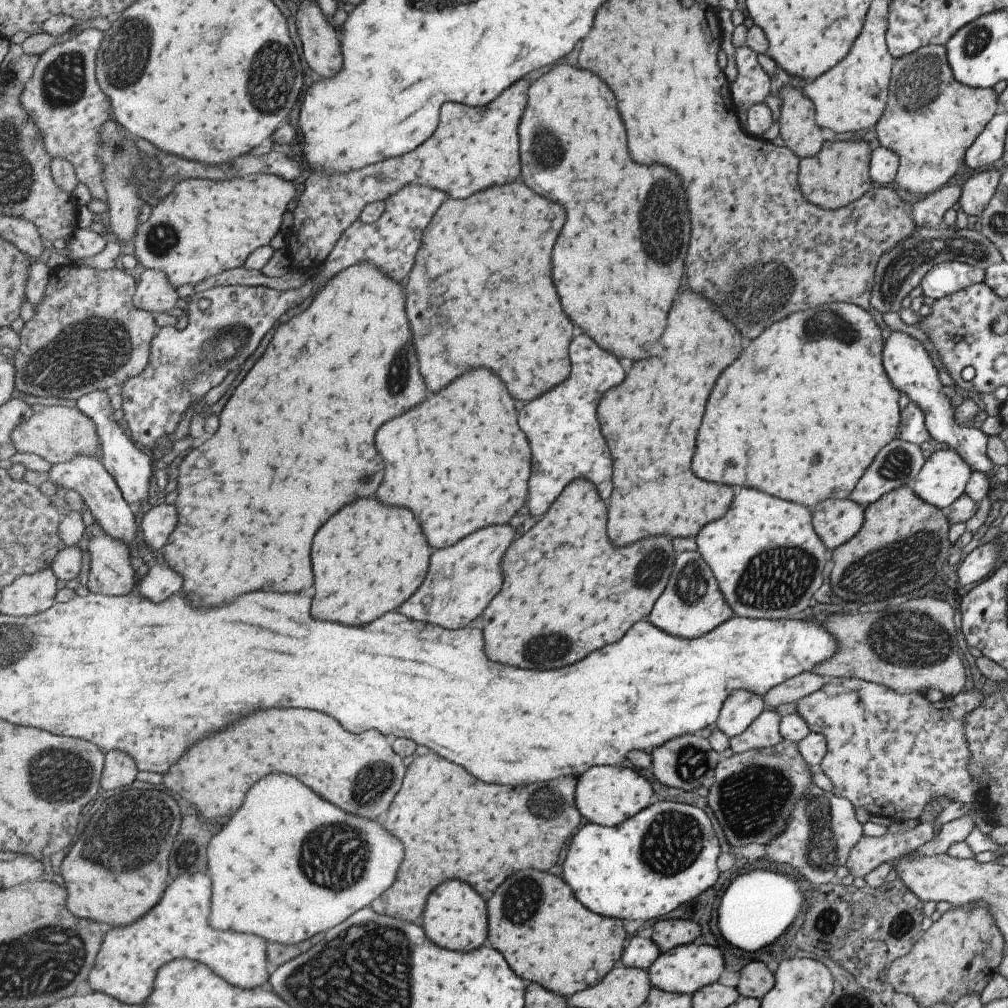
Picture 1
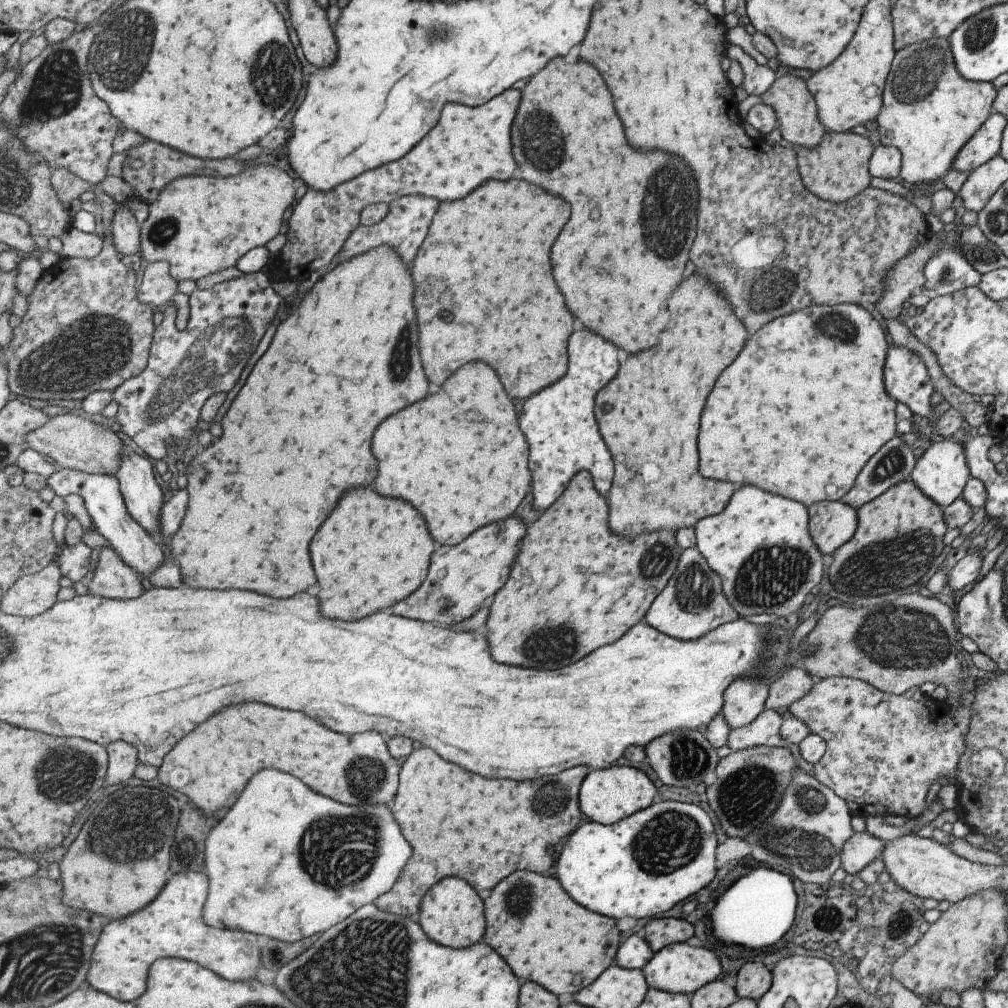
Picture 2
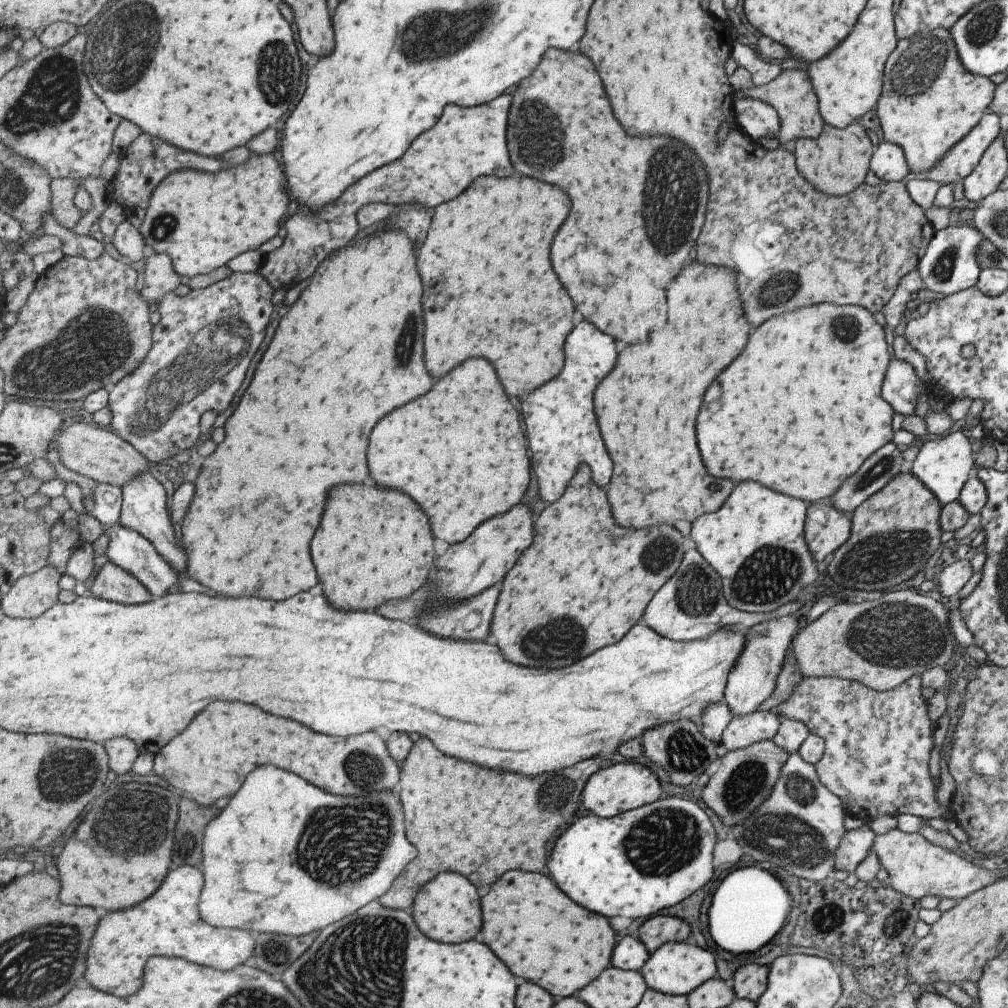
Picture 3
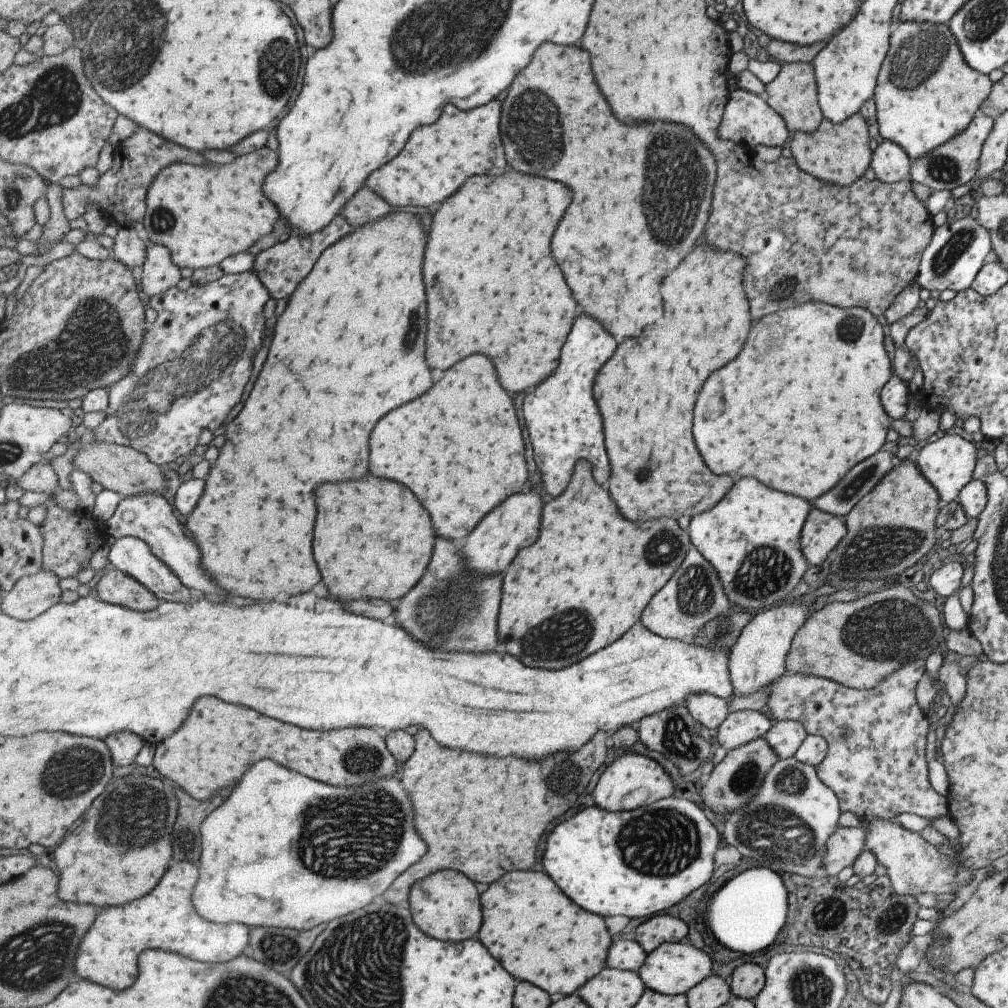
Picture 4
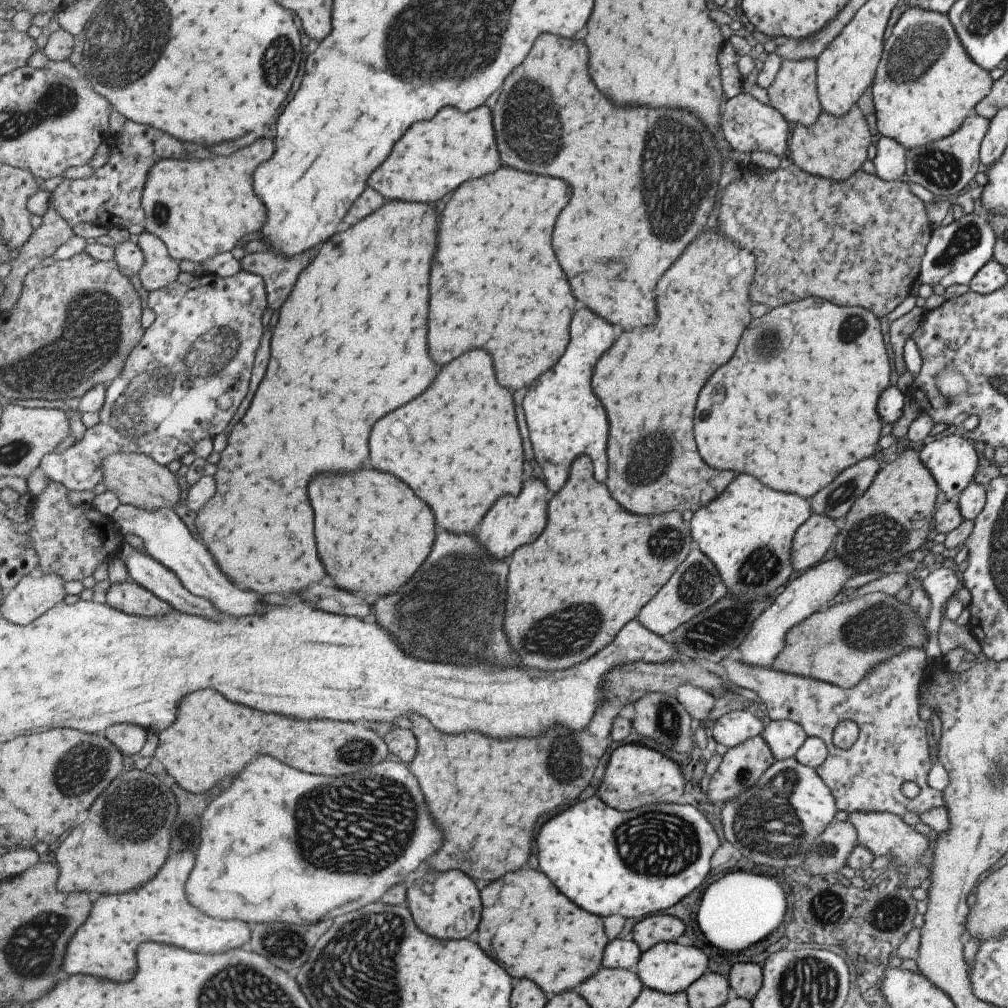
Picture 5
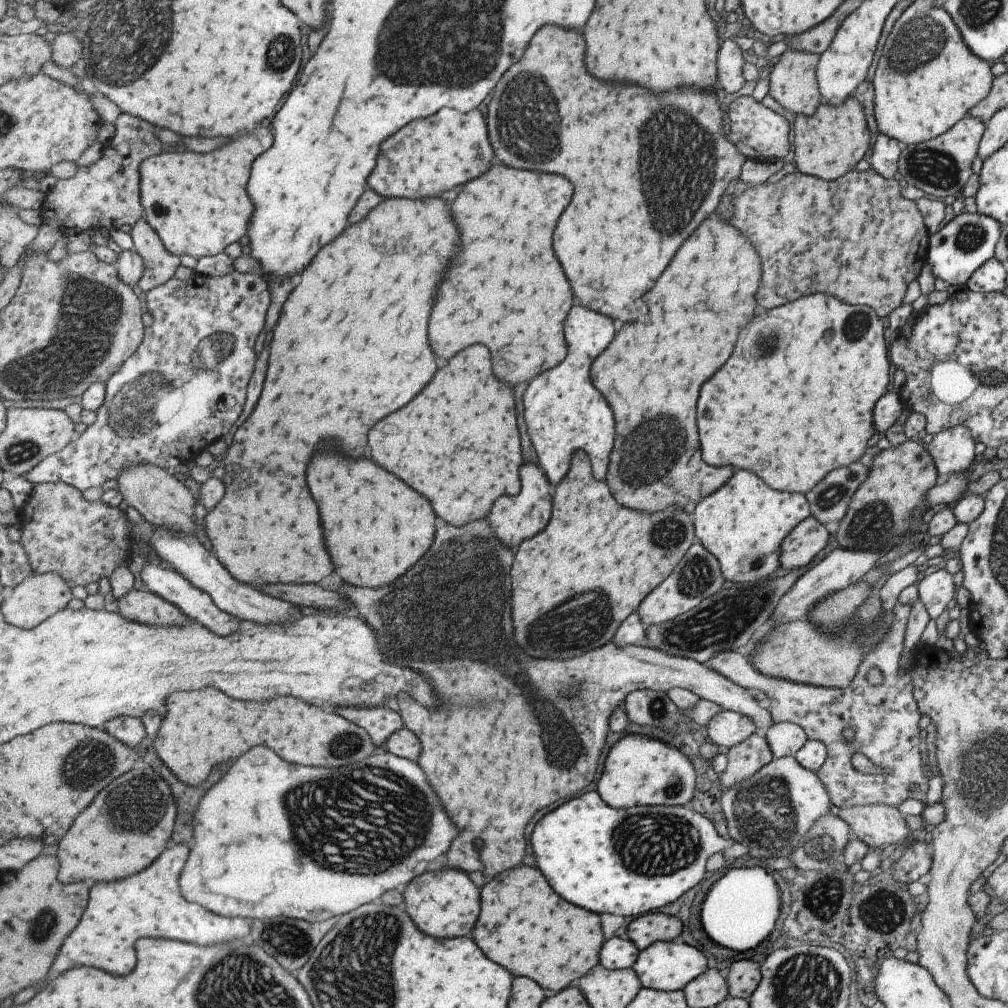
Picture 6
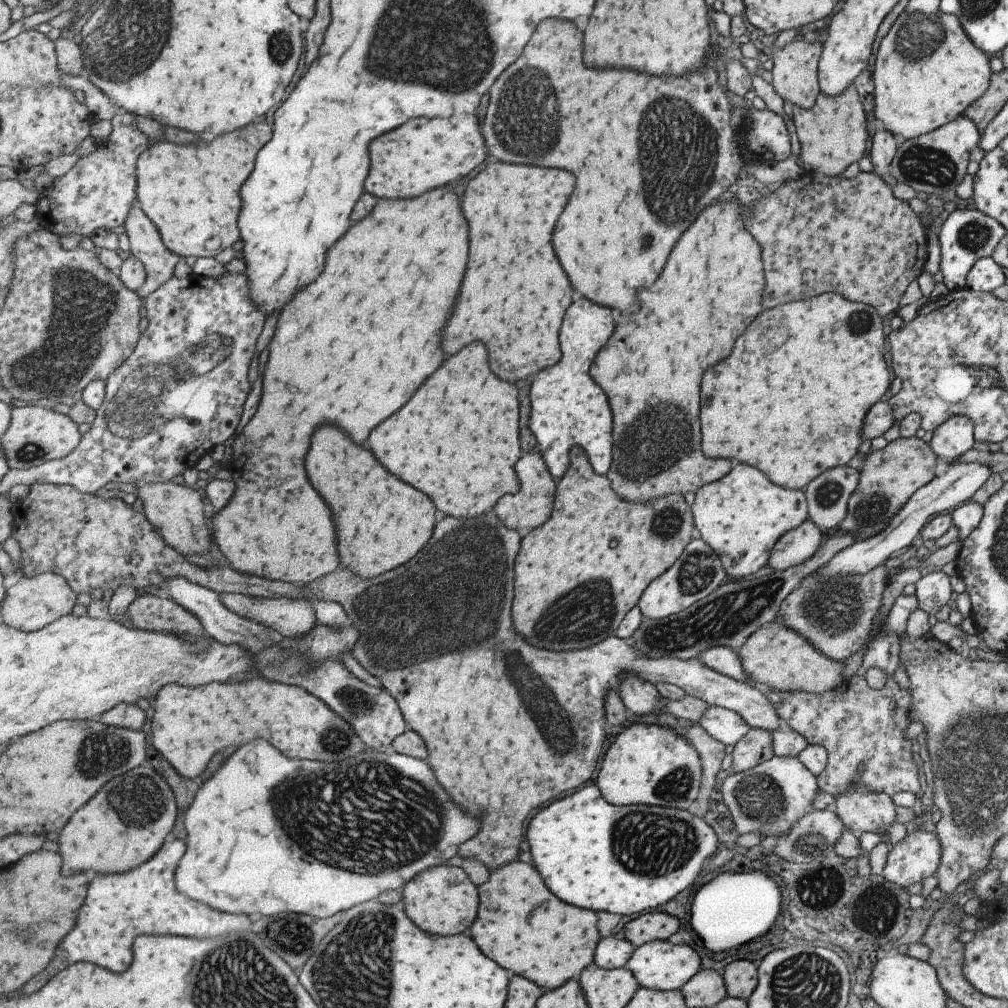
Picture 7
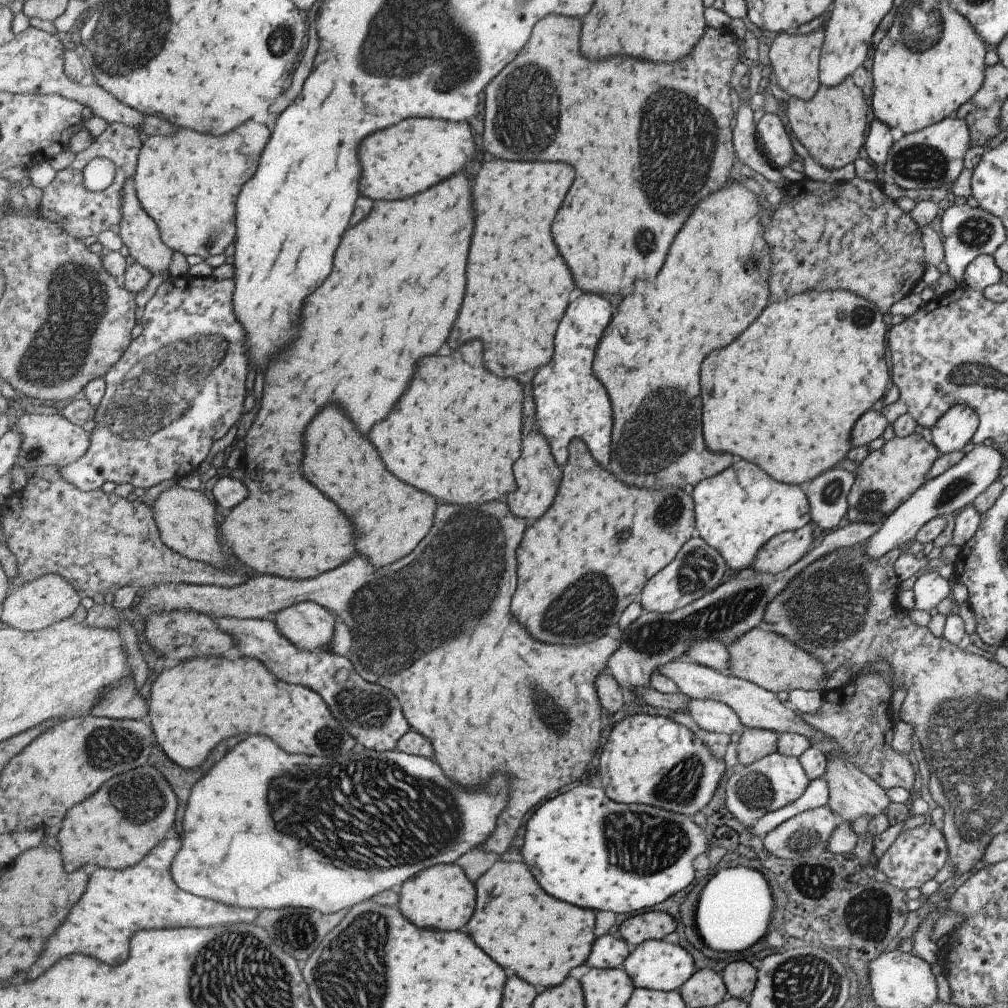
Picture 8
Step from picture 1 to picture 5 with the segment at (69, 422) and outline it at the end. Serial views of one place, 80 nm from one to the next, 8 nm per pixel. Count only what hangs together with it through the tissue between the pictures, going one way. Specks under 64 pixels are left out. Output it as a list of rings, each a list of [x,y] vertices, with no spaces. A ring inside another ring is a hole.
[[[115,452],[101,462],[103,472],[106,474],[105,483],[108,491],[115,492],[122,504],[143,506],[147,510],[159,510],[159,508],[175,508],[175,504],[182,501],[181,486],[177,482],[177,476],[161,463],[147,454],[133,452]]]

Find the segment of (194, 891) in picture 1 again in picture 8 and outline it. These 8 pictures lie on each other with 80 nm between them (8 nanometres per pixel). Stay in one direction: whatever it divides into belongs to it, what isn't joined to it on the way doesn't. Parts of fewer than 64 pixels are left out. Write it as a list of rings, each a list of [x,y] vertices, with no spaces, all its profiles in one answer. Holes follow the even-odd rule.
[[[167,838],[165,842],[157,844],[153,852],[149,852],[139,864],[113,870],[113,868],[99,868],[91,870],[89,892],[73,906],[69,918],[55,932],[47,944],[45,954],[33,964],[28,978],[39,978],[47,968],[51,968],[57,960],[69,954],[89,954],[109,962],[111,966],[121,964],[129,958],[129,938],[139,930],[153,930],[153,928],[169,928],[169,926],[225,926],[231,922],[255,922],[261,914],[259,910],[227,906],[217,900],[199,898],[191,892],[181,890],[173,876],[171,864],[175,862],[177,852],[181,850],[179,838]]]

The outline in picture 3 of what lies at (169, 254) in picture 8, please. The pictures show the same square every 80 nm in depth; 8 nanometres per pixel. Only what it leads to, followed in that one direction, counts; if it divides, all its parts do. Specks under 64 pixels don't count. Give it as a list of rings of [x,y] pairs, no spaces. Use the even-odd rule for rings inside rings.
[[[150,252],[145,264],[142,296],[155,305],[166,294],[179,288],[181,275],[175,270],[174,262],[167,253]]]

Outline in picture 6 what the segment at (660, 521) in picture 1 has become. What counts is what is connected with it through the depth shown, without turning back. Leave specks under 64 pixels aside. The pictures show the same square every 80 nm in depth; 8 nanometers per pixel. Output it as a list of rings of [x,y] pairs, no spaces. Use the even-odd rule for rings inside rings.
[[[713,212],[693,230],[693,234],[689,234],[689,240],[681,244],[677,258],[669,262],[669,270],[661,274],[661,282],[657,282],[657,286],[645,294],[645,304],[651,308],[651,320],[625,324],[611,342],[609,350],[605,350],[605,354],[601,354],[601,358],[597,358],[593,364],[593,384],[609,398],[609,404],[617,414],[617,446],[607,482],[613,486],[617,500],[625,502],[625,506],[643,512],[655,512],[673,502],[685,505],[692,502],[696,505],[701,498],[723,486],[733,474],[731,466],[715,468],[707,466],[699,458],[695,402],[699,386],[705,382],[705,378],[709,378],[709,374],[713,374],[713,370],[717,370],[729,358],[739,336],[739,328],[753,318],[753,296],[757,292],[759,278],[759,258],[753,250],[753,244],[728,221],[721,220],[717,212]]]

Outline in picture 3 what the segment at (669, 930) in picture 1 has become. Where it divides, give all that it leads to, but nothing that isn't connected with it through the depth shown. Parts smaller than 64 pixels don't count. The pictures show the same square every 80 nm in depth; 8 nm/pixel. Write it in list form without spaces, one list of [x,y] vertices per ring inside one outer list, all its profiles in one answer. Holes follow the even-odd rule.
[[[657,915],[645,920],[636,929],[635,936],[650,955],[665,943],[683,942],[689,936],[689,926],[679,918]]]

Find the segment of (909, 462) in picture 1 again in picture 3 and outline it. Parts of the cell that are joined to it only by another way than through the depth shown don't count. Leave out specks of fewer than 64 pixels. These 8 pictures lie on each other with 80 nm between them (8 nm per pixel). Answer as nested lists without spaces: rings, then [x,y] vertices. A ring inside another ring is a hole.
[[[889,441],[870,454],[826,502],[838,511],[850,514],[866,498],[882,489],[890,478],[909,471],[910,465],[901,457],[901,451]]]

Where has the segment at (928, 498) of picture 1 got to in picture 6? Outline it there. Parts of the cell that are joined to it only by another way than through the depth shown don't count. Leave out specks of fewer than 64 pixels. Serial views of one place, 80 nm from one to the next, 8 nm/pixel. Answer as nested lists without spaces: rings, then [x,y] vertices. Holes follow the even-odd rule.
[[[963,426],[941,430],[941,433],[933,435],[931,442],[924,447],[933,462],[937,479],[945,482],[951,474],[969,470],[975,456],[974,444],[969,430]]]

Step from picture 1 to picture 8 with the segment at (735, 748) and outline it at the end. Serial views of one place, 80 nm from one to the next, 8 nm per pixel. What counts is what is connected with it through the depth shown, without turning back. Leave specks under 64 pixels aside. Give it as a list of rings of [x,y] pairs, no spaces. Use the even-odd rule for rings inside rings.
[[[689,699],[687,713],[701,730],[731,736],[733,732],[744,730],[735,712],[715,700]]]

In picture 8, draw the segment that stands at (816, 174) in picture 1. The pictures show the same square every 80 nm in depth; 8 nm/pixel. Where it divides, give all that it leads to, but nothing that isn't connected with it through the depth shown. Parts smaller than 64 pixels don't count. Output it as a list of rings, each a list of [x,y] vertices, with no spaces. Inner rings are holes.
[[[850,77],[833,88],[820,85],[815,96],[807,102],[789,97],[786,107],[793,134],[813,161],[823,169],[839,169],[858,158],[868,129],[867,106],[860,88],[853,84]]]

